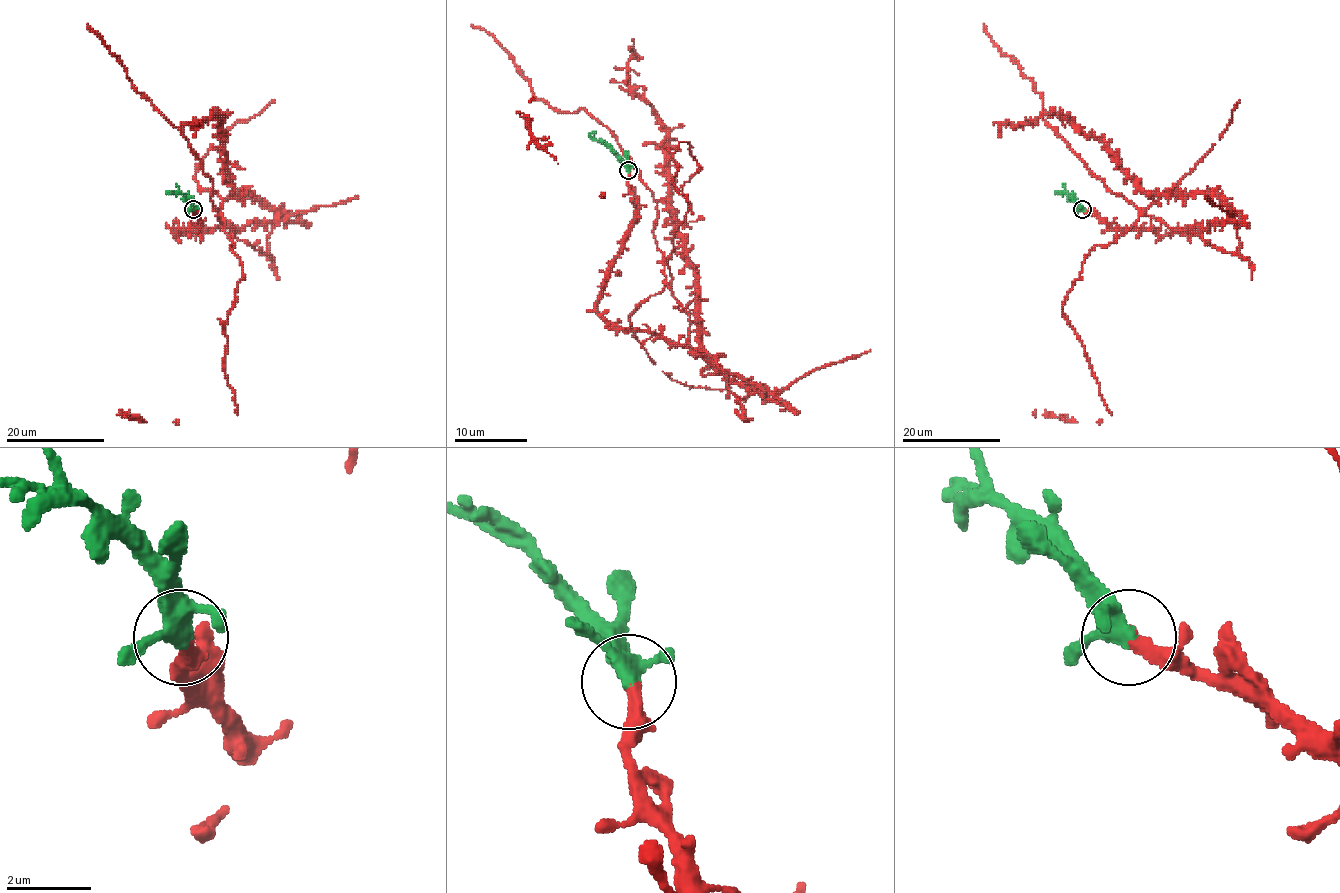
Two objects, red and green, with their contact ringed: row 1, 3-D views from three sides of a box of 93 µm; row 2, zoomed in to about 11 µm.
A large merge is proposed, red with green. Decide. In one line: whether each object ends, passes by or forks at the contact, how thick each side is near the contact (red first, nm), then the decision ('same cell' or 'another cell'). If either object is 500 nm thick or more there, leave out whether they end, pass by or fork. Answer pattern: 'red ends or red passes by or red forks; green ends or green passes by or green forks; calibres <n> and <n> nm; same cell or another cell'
red ends; green forks; calibres 360 and 320 nm; same cell

